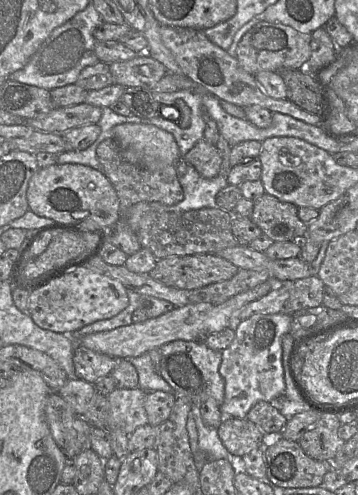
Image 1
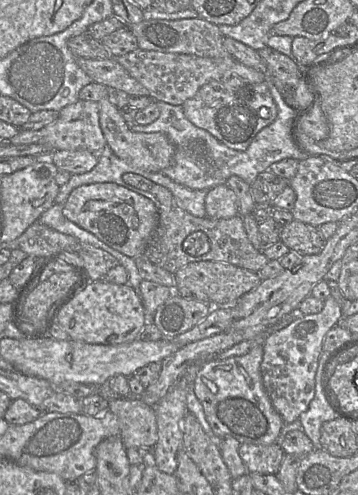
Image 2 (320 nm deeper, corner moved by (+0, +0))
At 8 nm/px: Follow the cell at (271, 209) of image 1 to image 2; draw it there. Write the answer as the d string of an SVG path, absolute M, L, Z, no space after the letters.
M296 219L282 225L280 241L302 255L318 254L325 244L317 227Z

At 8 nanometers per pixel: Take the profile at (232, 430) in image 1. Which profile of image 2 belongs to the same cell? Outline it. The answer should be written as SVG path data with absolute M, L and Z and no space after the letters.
M241 443L239 455L248 473L276 475L285 453L279 443L269 445Z

